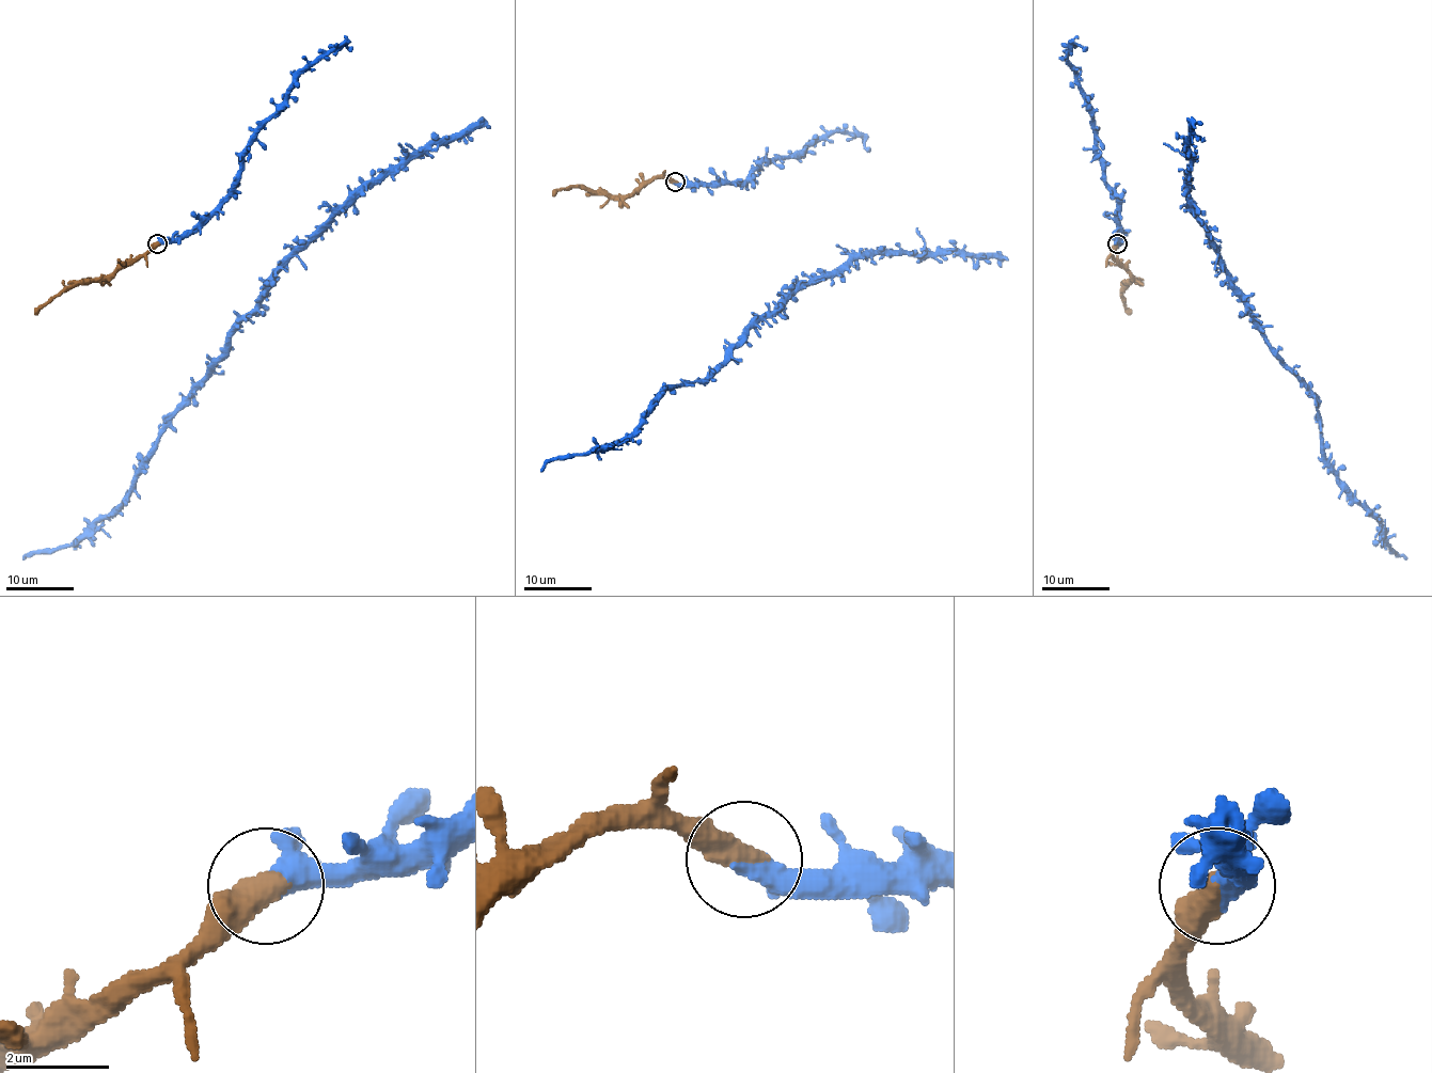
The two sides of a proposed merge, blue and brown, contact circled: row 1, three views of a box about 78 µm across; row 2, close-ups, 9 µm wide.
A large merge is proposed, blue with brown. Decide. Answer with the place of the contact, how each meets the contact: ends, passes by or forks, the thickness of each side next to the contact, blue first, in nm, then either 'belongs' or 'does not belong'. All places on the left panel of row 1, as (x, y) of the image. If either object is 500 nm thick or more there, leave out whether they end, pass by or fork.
place (157, 243); calibres 340 and 550 nm; belongs

